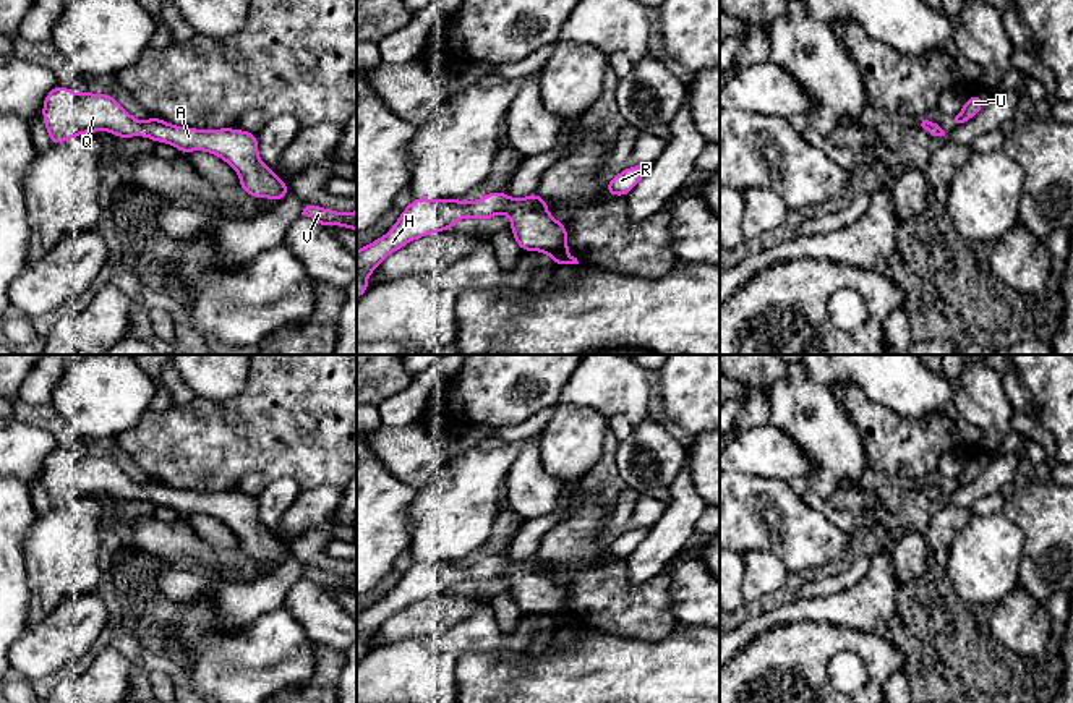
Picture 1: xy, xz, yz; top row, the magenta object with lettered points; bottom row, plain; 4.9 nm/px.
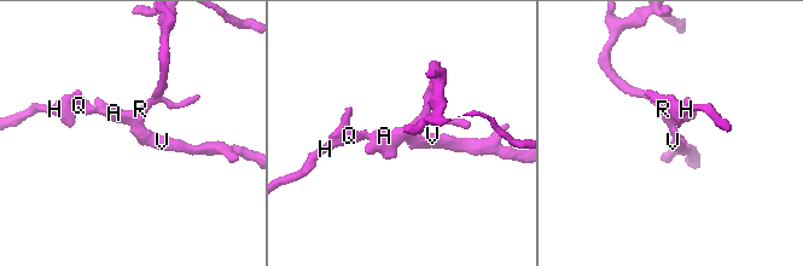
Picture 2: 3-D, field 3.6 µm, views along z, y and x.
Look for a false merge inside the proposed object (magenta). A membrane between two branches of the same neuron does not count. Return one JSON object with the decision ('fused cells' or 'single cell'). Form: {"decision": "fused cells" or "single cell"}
{"decision": "single cell"}

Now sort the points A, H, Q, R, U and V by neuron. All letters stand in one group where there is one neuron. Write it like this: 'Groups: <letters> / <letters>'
Groups: A H Q R U V

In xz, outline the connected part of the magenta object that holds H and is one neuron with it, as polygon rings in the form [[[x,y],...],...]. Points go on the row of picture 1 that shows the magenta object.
[[[499,190],[473,202],[413,198],[384,236],[357,251],[357,300],[370,288],[366,277],[386,256],[413,240],[451,230],[464,217],[488,220],[506,212],[511,217],[512,235],[524,253],[546,253],[553,258],[553,266],[579,264],[567,251],[567,225],[548,214],[548,206],[549,202],[536,191],[524,199],[514,199]]]

